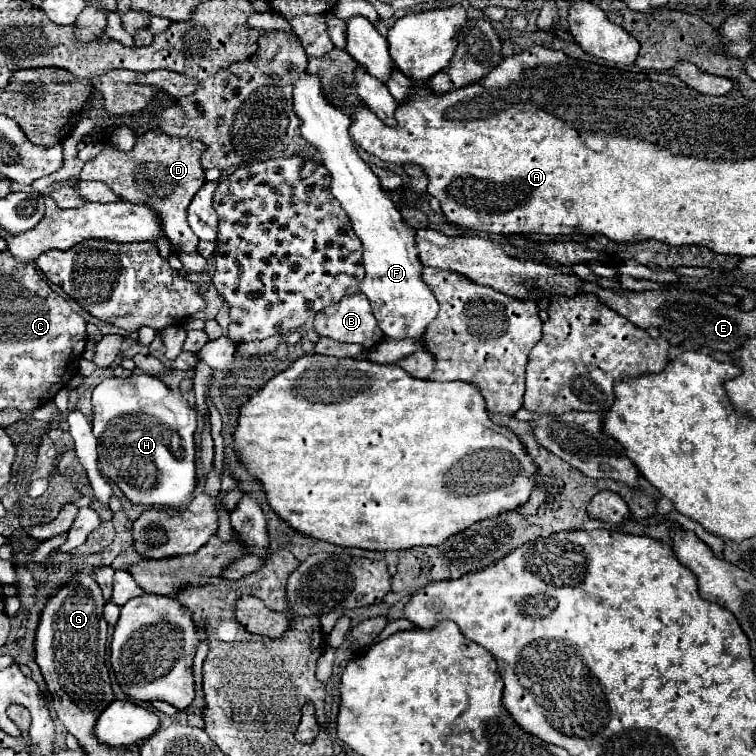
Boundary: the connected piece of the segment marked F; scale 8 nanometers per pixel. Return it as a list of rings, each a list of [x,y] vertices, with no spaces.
[[[301,73],[293,87],[293,101],[295,113],[301,119],[301,135],[307,143],[317,147],[321,163],[333,177],[331,193],[341,203],[363,243],[363,265],[367,275],[359,289],[371,301],[381,331],[391,339],[421,339],[425,327],[437,317],[439,305],[431,289],[421,281],[423,265],[415,245],[415,229],[403,221],[397,205],[381,189],[377,175],[357,155],[349,137],[351,119],[325,101],[319,77]]]

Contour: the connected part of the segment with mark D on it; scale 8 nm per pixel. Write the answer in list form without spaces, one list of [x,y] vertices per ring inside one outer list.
[[[159,129],[147,131],[141,137],[137,137],[137,143],[131,151],[123,153],[117,151],[111,145],[105,145],[103,151],[87,161],[81,169],[79,179],[81,181],[101,181],[109,185],[109,189],[121,197],[121,201],[129,203],[143,203],[151,207],[157,217],[161,219],[161,227],[171,241],[171,245],[177,249],[177,255],[183,263],[183,267],[189,273],[199,273],[205,267],[205,259],[197,253],[199,239],[195,233],[191,233],[191,227],[187,225],[185,211],[187,205],[191,203],[191,197],[201,189],[205,183],[205,171],[199,163],[201,153],[205,143],[197,139],[187,139],[187,137],[175,137],[167,135]]]

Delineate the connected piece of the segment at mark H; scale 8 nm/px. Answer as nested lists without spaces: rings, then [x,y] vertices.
[[[153,375],[111,377],[93,391],[93,435],[99,443],[99,469],[133,503],[181,507],[193,495],[195,427],[197,415],[187,399],[181,393],[173,395]]]

